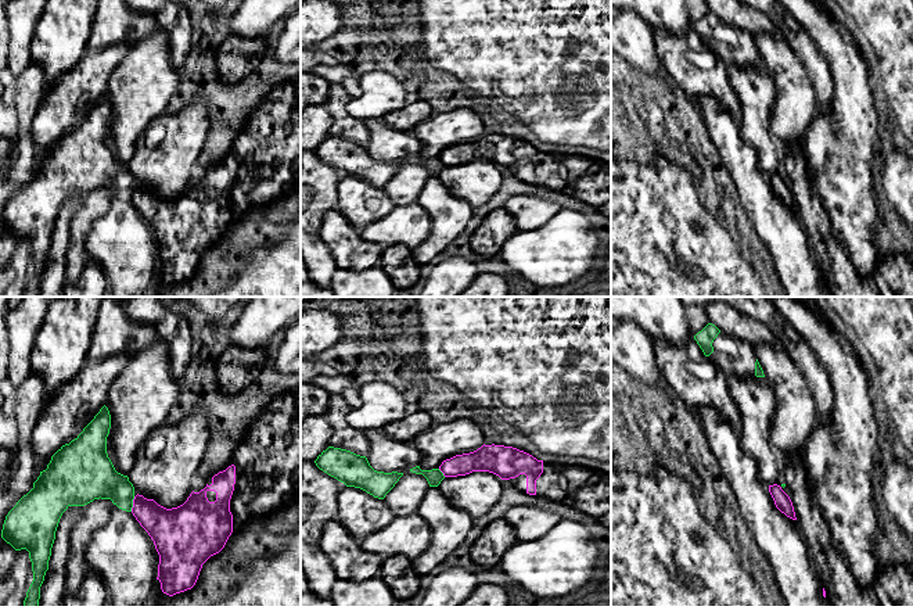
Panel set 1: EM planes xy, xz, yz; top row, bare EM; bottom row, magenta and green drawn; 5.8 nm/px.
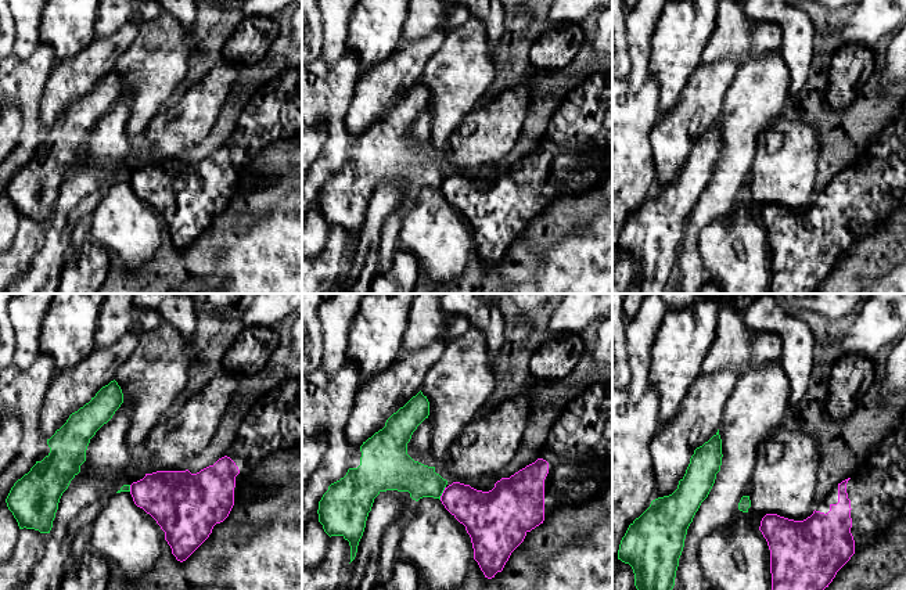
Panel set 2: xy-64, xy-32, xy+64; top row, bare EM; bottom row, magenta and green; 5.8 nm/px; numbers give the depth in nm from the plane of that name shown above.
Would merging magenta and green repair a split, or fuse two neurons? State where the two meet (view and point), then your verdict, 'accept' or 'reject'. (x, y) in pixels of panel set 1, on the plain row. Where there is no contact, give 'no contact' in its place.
xy (133, 193) | reject

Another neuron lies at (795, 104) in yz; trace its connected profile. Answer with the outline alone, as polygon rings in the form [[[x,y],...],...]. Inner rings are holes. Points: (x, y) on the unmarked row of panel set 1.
[[[758,32],[752,36],[765,68],[774,80],[776,98],[770,111],[770,130],[783,143],[786,153],[790,153],[792,147],[804,151],[805,135],[819,108],[817,96],[809,82],[806,68],[786,39],[776,39],[769,32]]]

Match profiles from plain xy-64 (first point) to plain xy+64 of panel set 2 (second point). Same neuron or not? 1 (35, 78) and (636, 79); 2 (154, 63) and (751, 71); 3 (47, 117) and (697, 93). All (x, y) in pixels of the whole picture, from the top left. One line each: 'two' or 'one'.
1: two
2: one
3: one

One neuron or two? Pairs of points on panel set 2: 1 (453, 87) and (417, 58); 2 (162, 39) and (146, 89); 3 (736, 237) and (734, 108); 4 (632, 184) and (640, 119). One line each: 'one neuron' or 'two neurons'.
1: two neurons
2: one neuron
3: two neurons
4: one neuron

